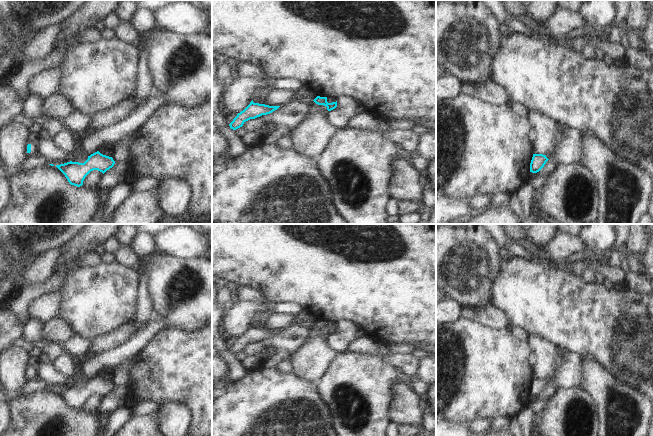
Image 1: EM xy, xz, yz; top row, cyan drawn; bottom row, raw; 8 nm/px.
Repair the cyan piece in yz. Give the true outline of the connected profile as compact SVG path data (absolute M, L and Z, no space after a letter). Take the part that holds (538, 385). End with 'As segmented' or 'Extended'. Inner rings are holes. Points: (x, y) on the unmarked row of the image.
M533 378L533 381L530 387L530 396L532 397L539 396L544 391L544 389L548 384L549 383L546 381L546 379Z. As segmented

